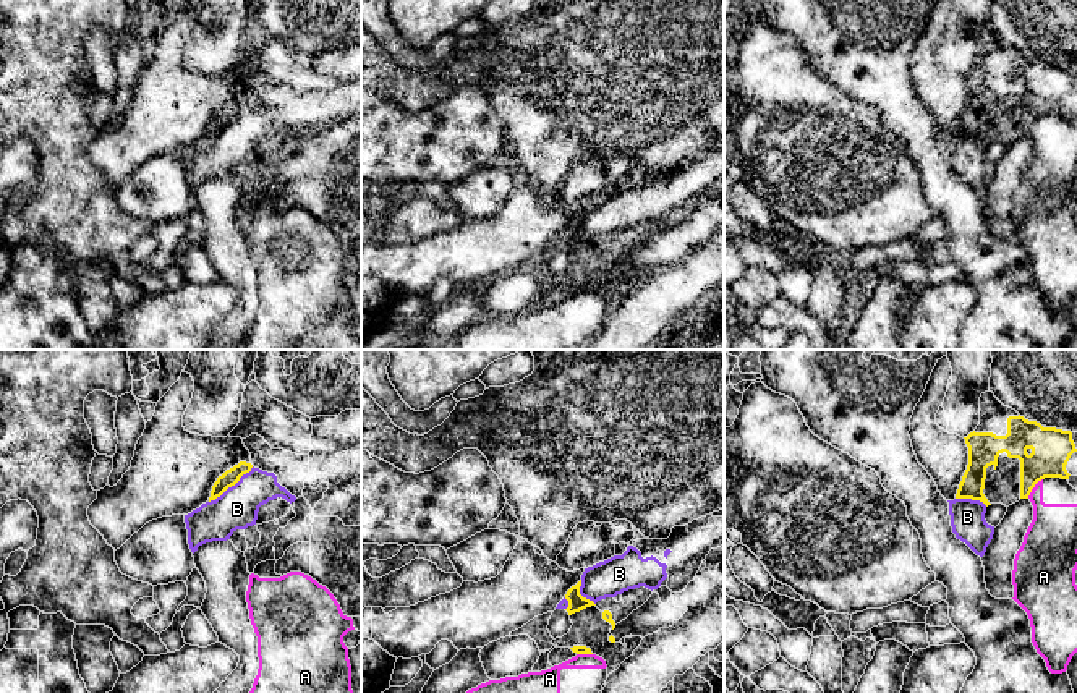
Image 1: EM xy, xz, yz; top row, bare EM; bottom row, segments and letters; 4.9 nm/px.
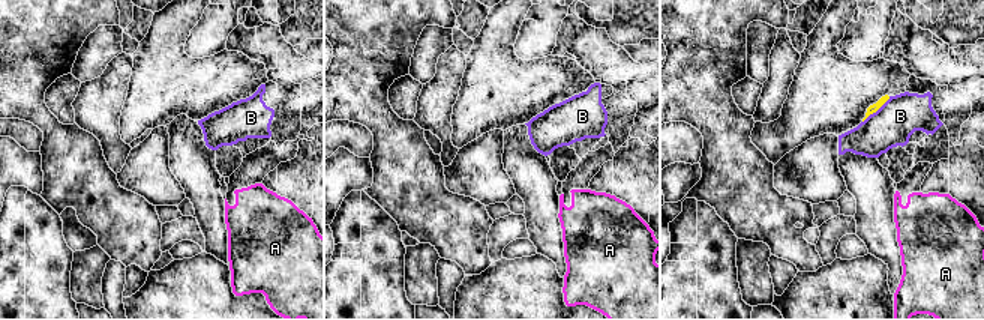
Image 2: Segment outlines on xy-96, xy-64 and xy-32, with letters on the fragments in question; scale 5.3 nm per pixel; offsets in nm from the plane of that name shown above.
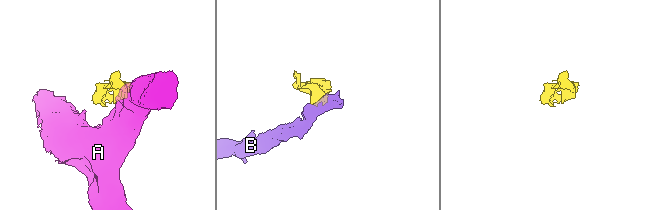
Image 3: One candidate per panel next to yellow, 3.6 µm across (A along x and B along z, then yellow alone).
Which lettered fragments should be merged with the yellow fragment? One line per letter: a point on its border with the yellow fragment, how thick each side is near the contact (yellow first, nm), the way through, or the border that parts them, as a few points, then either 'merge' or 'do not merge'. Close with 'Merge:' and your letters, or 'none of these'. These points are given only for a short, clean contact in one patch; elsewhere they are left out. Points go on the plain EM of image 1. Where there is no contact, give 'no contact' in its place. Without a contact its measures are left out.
A: meets yellow in yz at (1034, 123); 200 nm thick on the yellow side, 240 nm on the other; do not merge
B: meets yellow in xy at (230, 123); 80 nm thick on the yellow side, 200 nm on the other; border along xy (253, 104), (209, 140); do not merge
Merge: none of these

